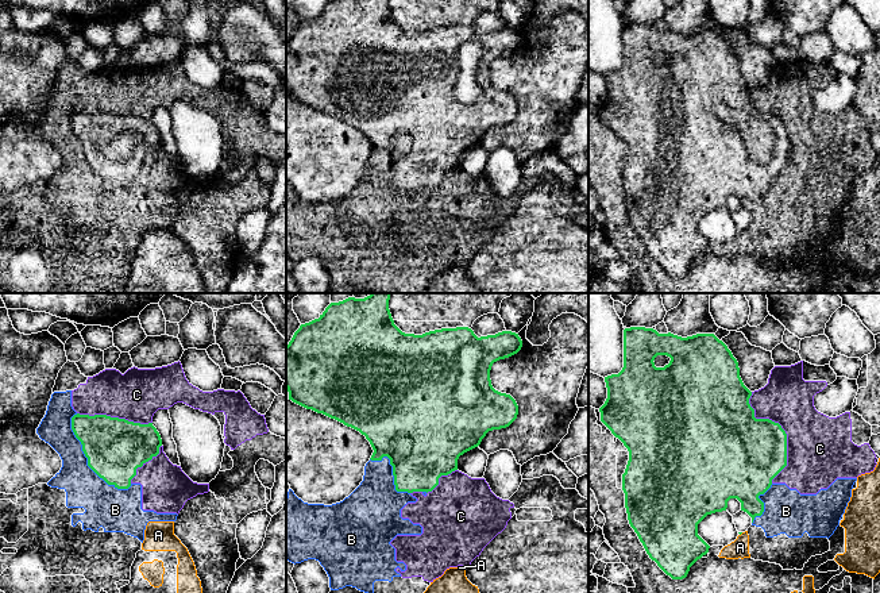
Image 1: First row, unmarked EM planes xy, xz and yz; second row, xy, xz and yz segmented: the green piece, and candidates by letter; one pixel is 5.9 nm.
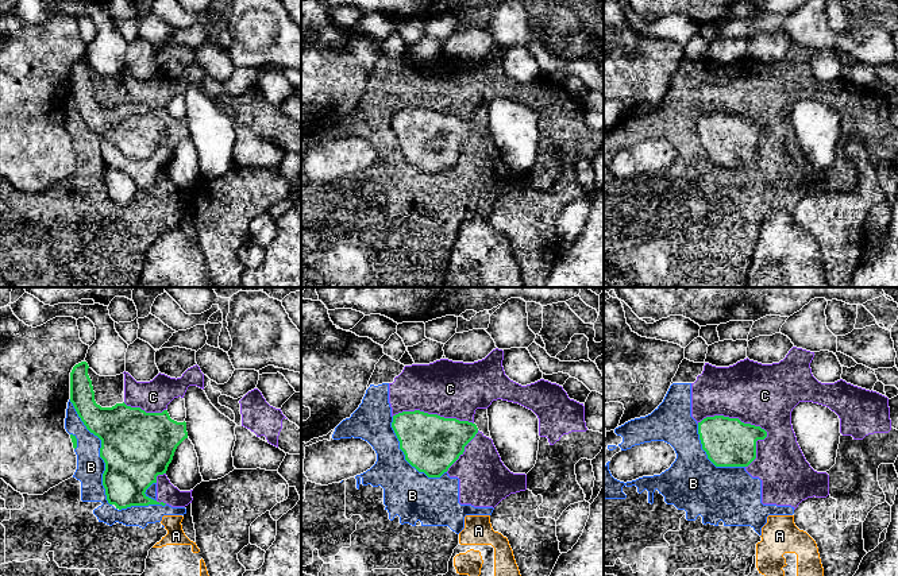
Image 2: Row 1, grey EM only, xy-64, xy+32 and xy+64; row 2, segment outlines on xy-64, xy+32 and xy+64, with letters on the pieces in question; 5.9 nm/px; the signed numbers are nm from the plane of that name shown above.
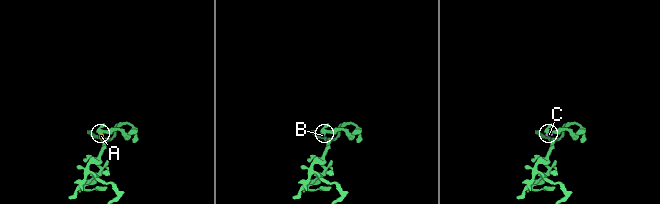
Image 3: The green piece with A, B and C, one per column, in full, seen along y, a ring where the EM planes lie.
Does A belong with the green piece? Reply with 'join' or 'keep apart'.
keep apart

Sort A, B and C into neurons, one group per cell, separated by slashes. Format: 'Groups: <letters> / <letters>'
Groups: A / B C

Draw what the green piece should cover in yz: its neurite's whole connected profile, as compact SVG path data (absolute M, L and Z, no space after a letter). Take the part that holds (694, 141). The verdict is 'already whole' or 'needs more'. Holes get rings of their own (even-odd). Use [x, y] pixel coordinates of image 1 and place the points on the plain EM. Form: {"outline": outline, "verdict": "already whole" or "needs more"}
{"outline": "M625 26L624 65L618 72L605 74L605 80L607 96L599 105L601 119L629 149L622 172L629 222L649 255L672 277L683 277L690 265L709 250L710 243L698 232L698 222L707 212L726 208L730 196L741 200L741 208L752 215L752 220L763 212L764 200L759 193L787 163L787 131L779 120L754 115L749 101L752 89L740 74L738 59L714 31L682 35L653 26ZM657 53L669 54L669 61L656 65Z", "verdict": "already whole"}

